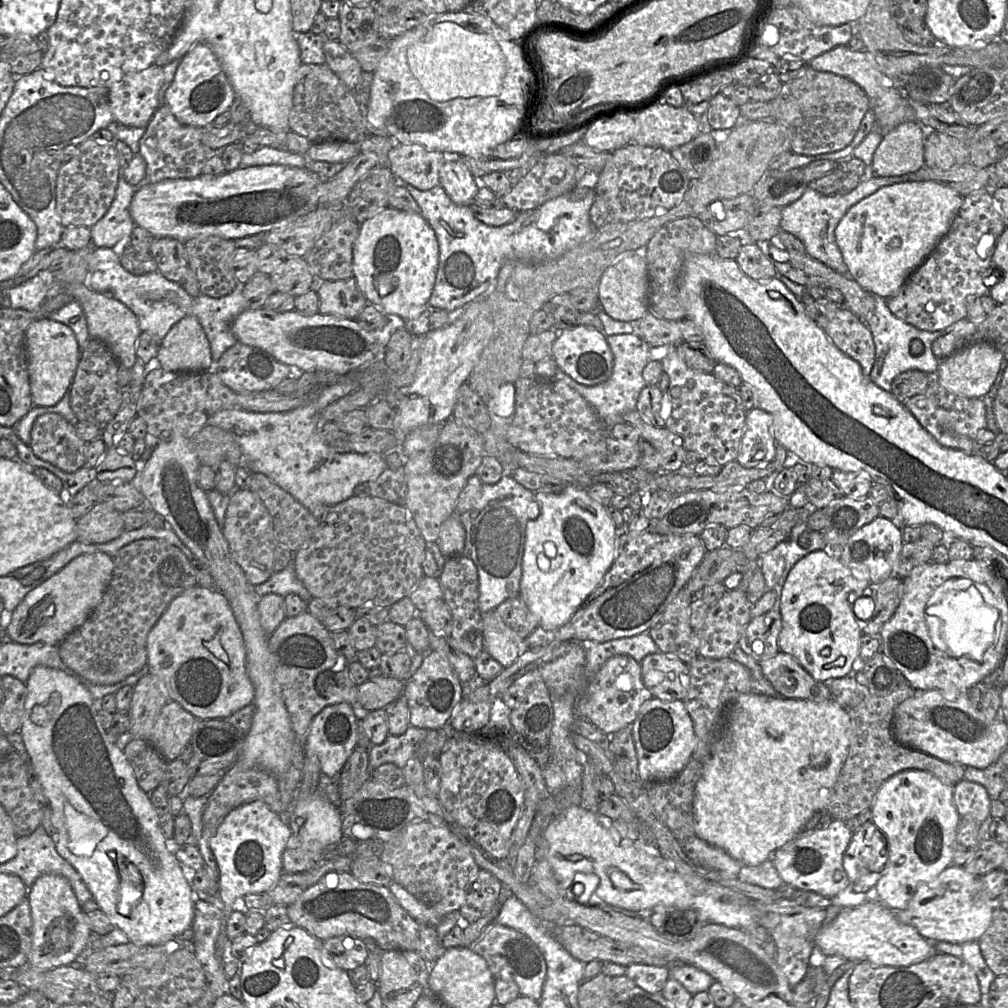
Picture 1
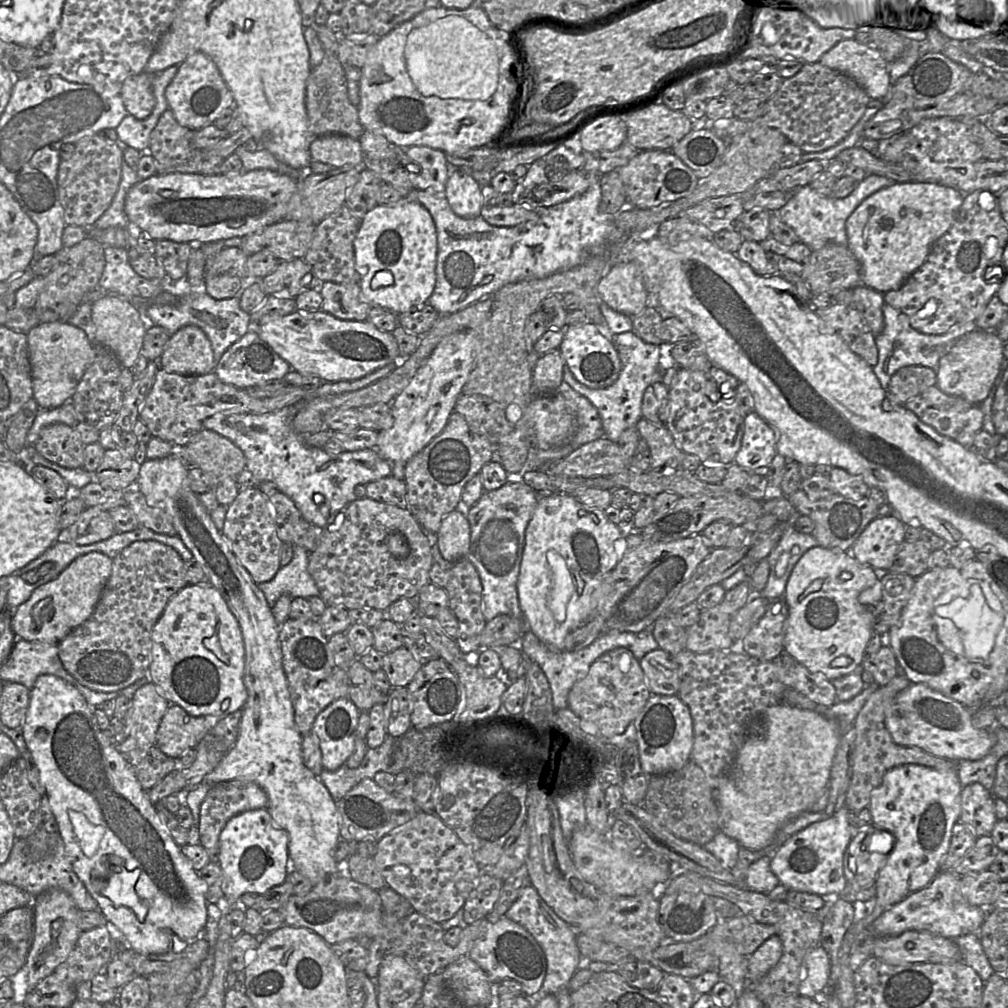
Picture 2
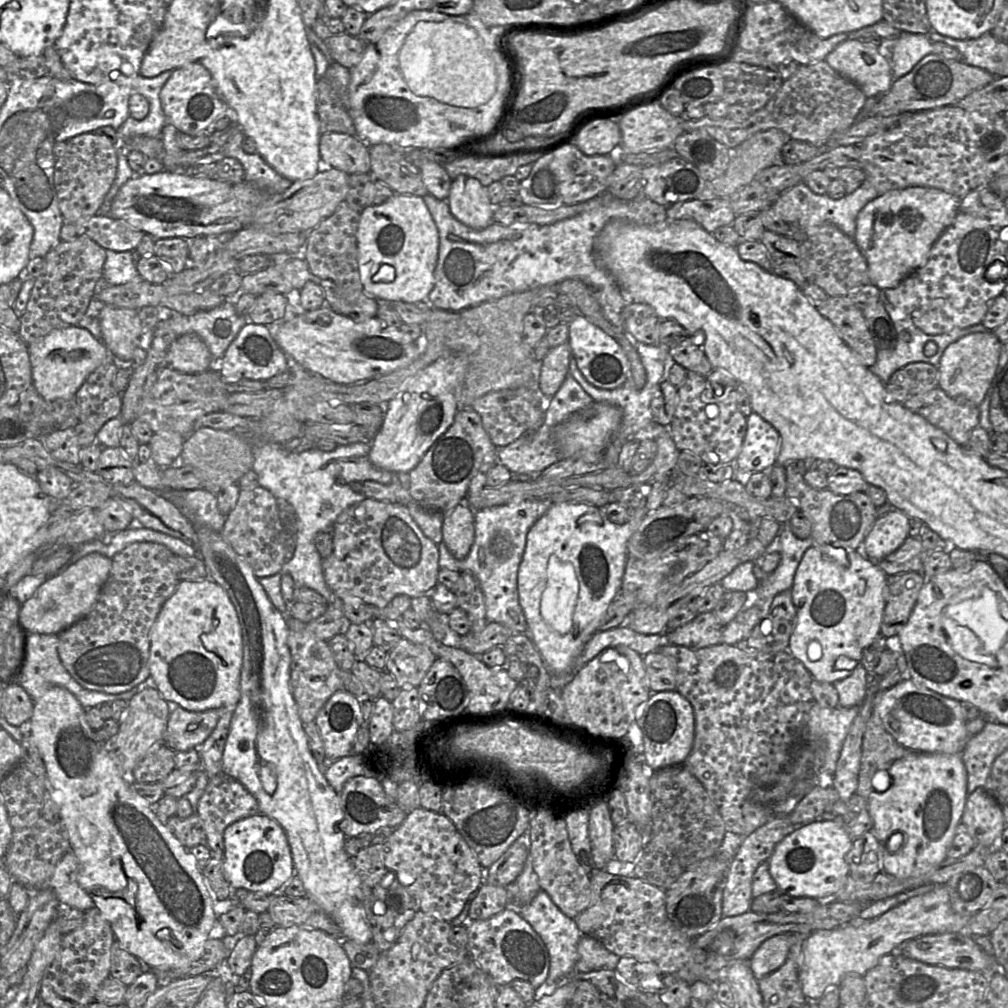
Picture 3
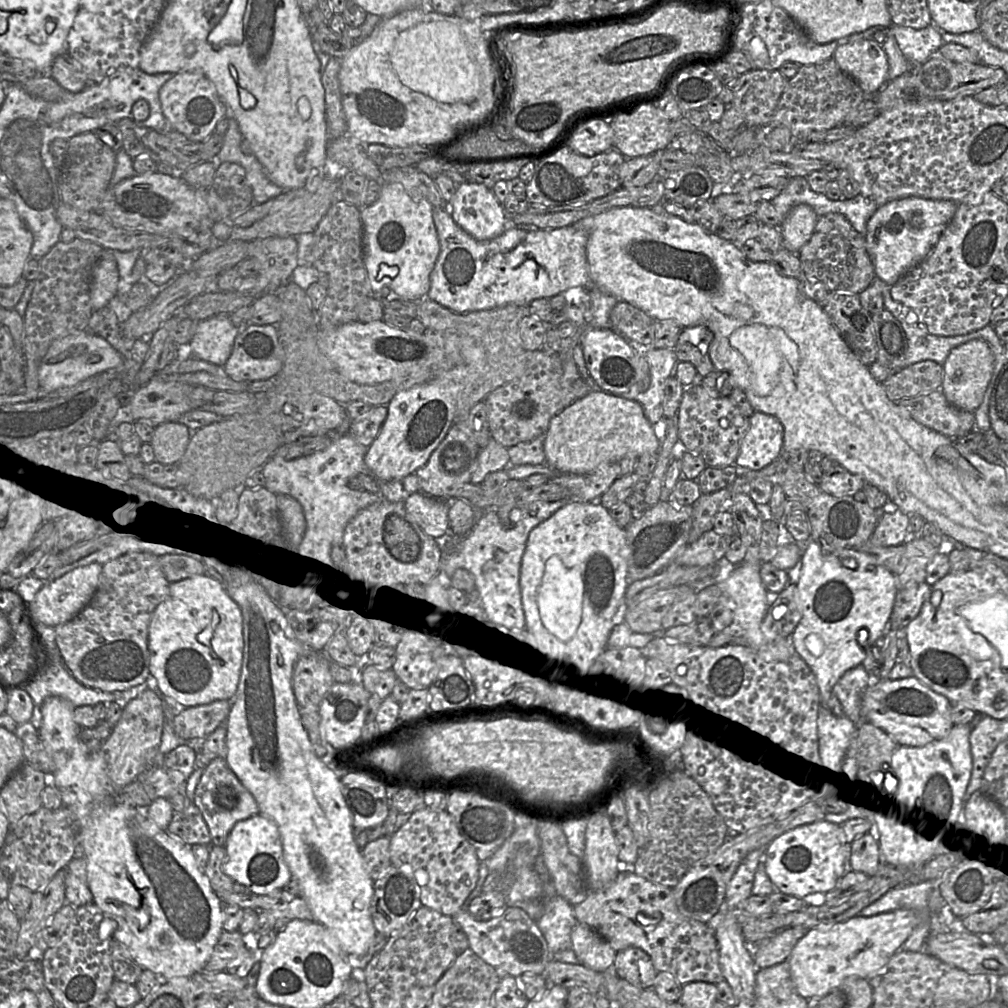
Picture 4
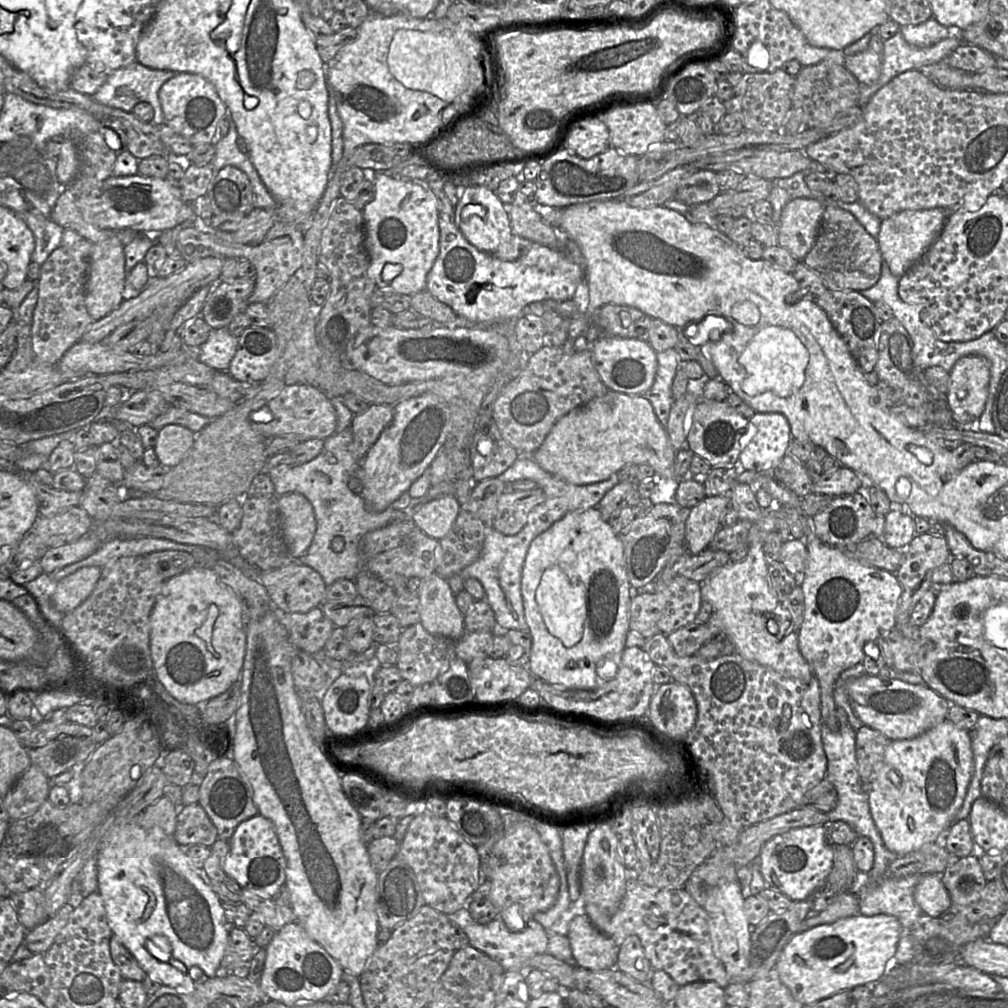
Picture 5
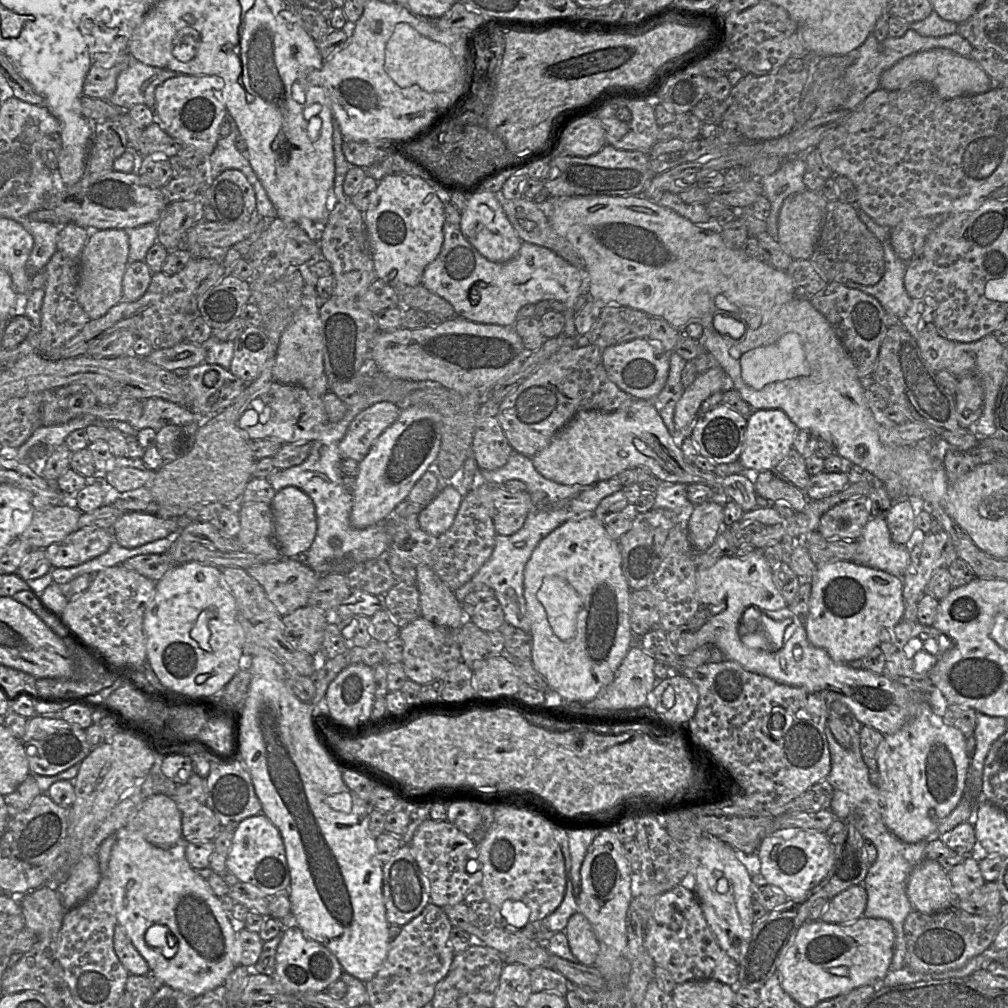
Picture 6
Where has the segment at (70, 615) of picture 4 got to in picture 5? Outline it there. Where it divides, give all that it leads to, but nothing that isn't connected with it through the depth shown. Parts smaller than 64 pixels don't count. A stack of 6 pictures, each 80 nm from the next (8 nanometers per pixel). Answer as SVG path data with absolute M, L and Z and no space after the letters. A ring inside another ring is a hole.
M85 566L58 581L52 596L55 607L63 614L78 607L93 592L101 571L98 566Z

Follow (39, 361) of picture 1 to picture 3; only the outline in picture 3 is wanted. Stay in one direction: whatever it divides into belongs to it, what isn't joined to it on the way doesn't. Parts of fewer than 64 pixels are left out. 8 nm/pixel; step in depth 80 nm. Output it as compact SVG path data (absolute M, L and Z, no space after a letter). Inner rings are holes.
M79 326L52 330L43 338L28 345L28 351L33 385L46 401L68 400L75 397L86 378L111 355L101 340Z

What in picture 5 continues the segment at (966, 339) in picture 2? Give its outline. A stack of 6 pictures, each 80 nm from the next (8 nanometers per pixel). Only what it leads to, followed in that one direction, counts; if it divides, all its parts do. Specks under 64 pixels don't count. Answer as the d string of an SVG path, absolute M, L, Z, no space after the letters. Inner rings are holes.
M983 356L960 358L949 372L947 401L957 426L974 426L985 408L990 363Z

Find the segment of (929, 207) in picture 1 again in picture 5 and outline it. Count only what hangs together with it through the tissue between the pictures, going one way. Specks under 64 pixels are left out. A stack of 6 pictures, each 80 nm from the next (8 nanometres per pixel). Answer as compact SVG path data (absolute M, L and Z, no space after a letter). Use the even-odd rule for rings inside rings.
M941 208L905 210L881 221L876 240L893 275L900 277L922 257L942 231L948 215L949 211Z

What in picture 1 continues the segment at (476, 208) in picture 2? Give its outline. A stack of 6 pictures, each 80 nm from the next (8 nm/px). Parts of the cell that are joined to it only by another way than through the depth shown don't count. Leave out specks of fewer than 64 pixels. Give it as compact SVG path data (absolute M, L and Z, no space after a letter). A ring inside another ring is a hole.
M447 155L439 171L440 185L458 205L471 205L481 186L459 155Z

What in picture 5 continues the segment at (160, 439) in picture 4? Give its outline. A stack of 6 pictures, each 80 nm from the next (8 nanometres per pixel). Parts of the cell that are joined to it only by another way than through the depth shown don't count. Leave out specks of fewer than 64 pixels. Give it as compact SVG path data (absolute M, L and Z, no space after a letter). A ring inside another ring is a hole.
M178 424L160 429L154 446L160 464L169 468L178 465L193 446L195 435L192 430Z

